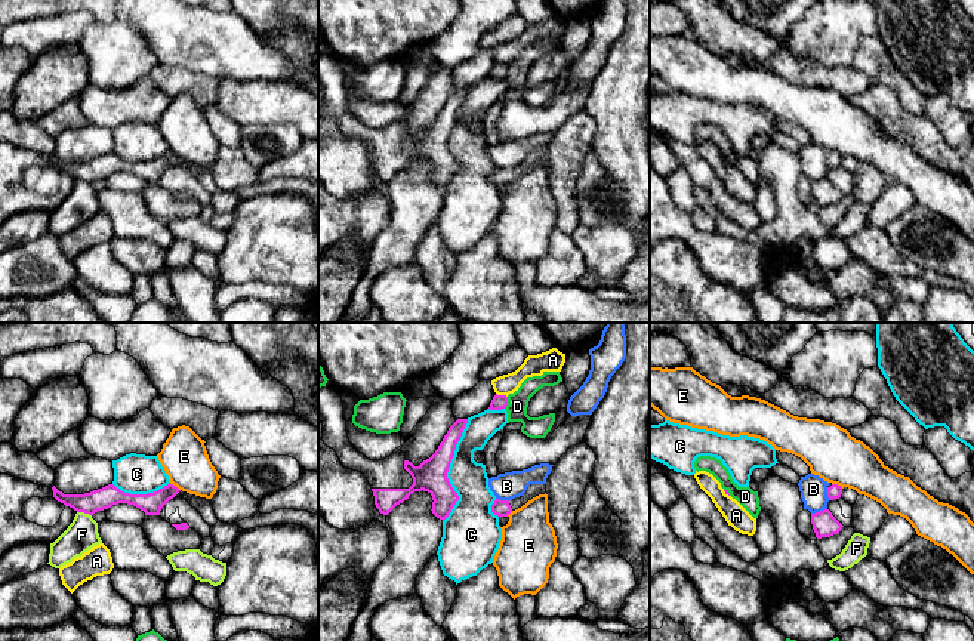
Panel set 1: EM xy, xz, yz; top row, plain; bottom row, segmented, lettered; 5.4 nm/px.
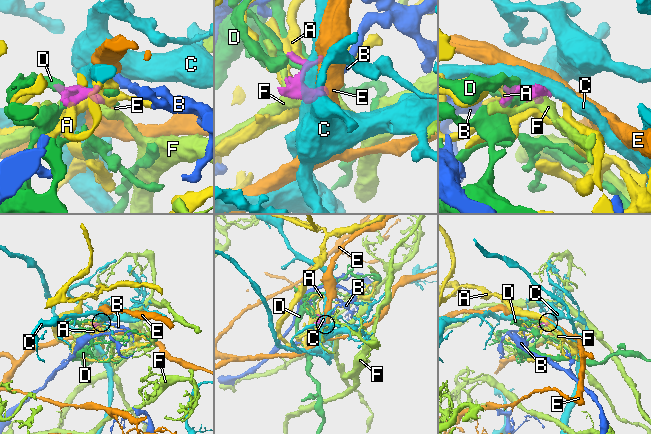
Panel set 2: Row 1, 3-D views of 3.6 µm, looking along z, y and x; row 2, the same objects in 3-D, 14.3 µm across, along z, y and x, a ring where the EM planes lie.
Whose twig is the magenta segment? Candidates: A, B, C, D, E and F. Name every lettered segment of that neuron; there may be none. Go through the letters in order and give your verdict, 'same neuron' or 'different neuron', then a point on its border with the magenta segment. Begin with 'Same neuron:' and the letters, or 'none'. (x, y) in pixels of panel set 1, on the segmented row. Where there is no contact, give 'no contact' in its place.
Same neuron: none
A: different neuron; meets magenta in xz at (502, 395)
B: different neuron; meets magenta in yz at (820, 511)
C: different neuron; meets magenta in xz at (447, 471)
D: different neuron; meets magenta in xz at (506, 403)
E: different neuron; meets magenta in xy at (175, 486)
F: different neuron; meets magenta in xy at (85, 512)

